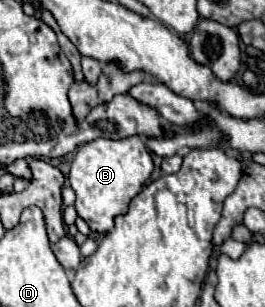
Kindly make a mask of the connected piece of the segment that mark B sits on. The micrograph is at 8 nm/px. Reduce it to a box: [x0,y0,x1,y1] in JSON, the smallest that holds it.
[69,136,153,234]

